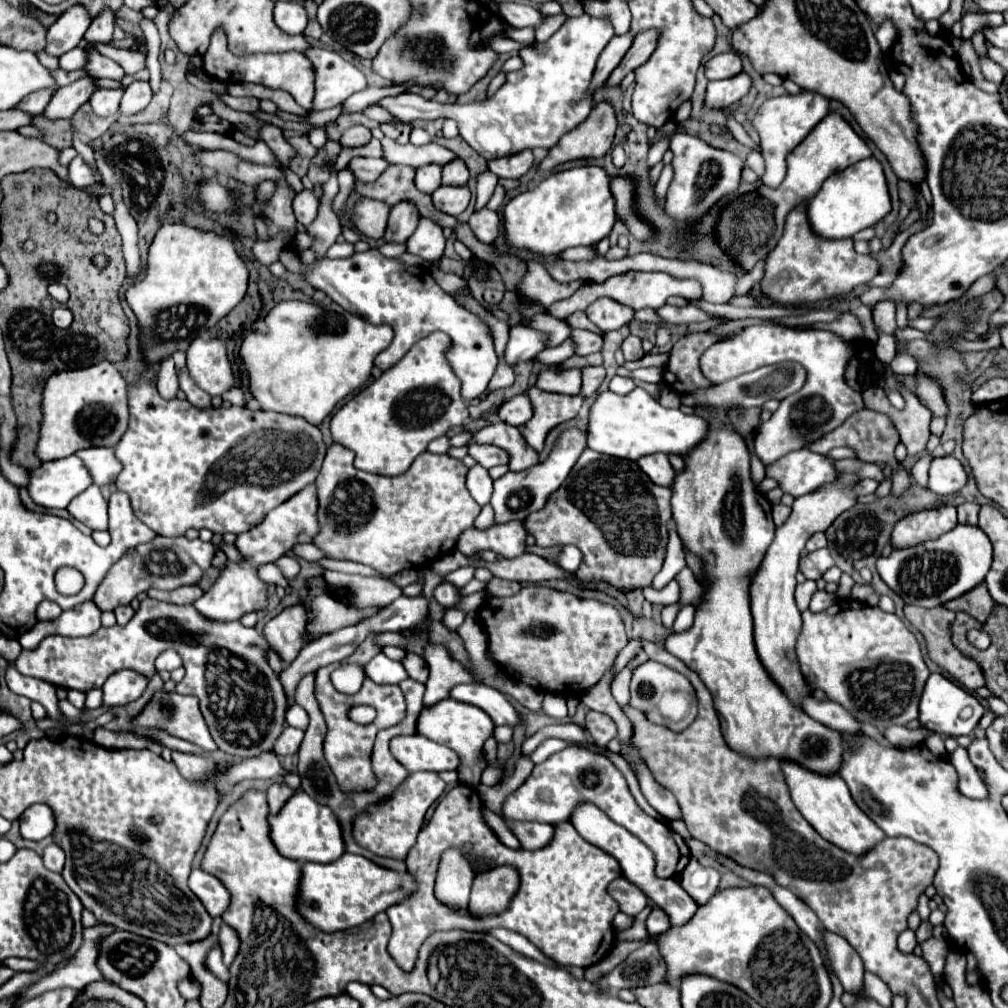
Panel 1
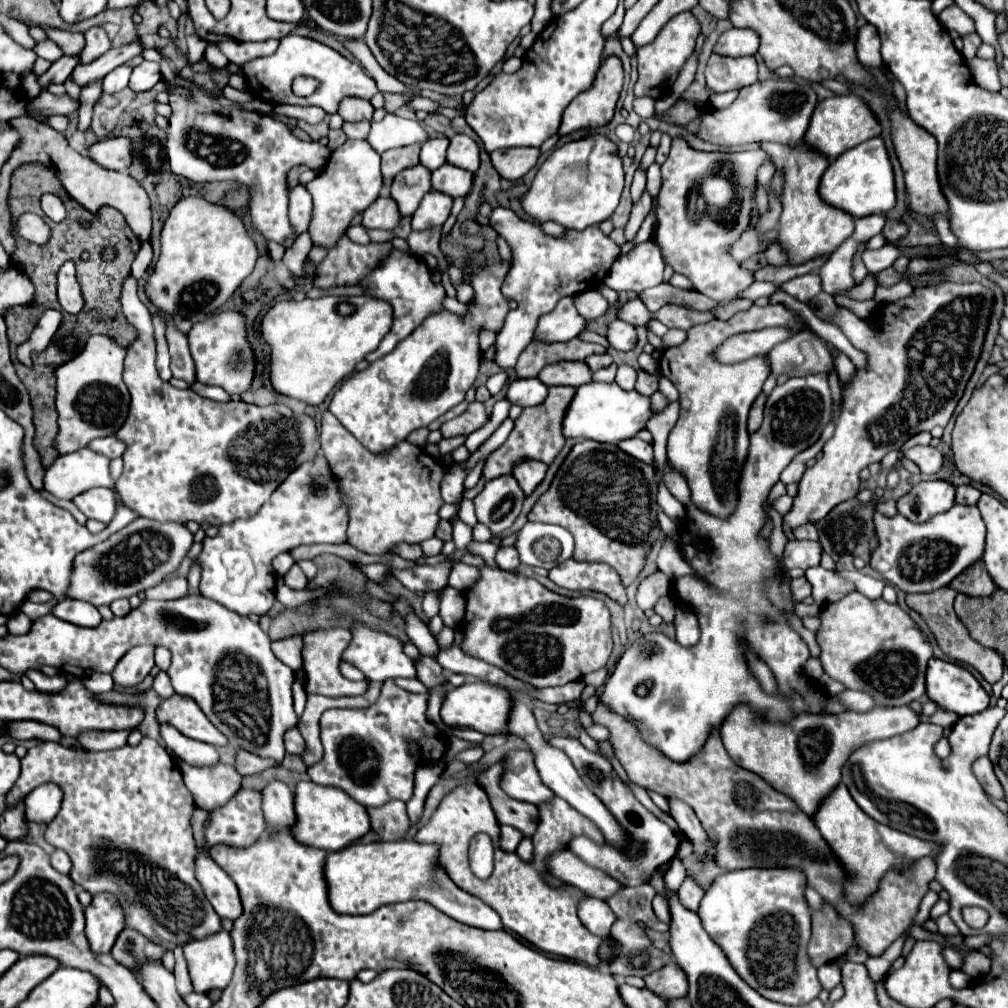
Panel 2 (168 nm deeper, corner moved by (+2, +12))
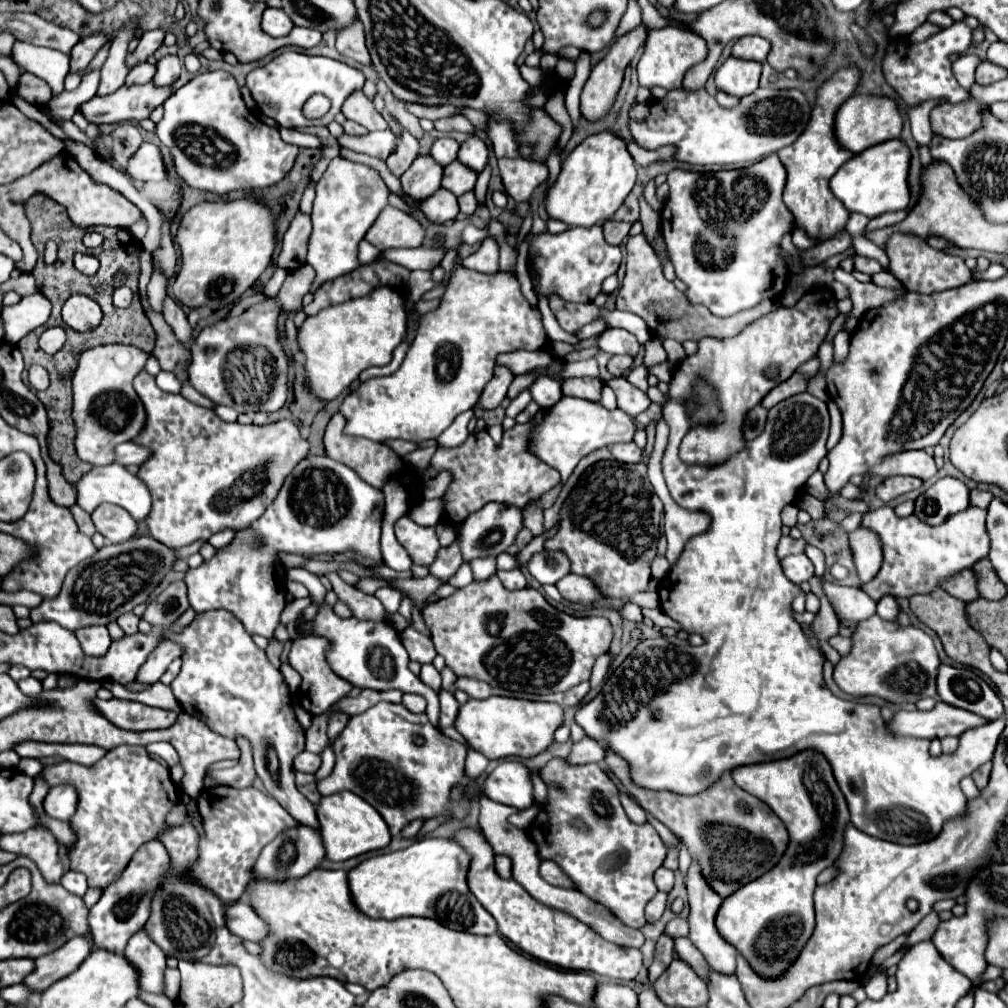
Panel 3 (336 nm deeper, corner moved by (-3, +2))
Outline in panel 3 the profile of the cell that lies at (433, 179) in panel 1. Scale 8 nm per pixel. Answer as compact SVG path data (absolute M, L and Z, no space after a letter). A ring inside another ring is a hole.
M441 138L431 148L431 156L439 166L449 166L449 162L457 160L457 152L459 144L453 138Z

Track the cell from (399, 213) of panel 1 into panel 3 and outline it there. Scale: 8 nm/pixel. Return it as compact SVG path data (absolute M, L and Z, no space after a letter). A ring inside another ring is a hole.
M421 156L403 172L401 186L403 192L419 204L441 188L441 176L443 168L431 156Z

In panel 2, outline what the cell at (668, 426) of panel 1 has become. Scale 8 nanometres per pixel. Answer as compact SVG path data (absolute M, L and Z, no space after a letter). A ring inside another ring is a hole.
M588 382L576 388L572 402L566 408L562 420L562 436L564 438L588 438L596 442L618 444L620 440L636 436L638 430L646 426L646 420L652 416L650 398L640 396L638 392L624 392L618 384L604 382Z

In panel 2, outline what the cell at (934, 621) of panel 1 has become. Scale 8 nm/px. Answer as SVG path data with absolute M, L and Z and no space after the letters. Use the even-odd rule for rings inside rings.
M944 586L936 592L928 592L928 594L906 594L906 604L926 620L926 624L930 626L930 630L936 636L936 642L938 642L938 646L942 648L944 654L948 654L954 660L960 660L960 662L974 666L984 676L984 680L988 680L990 684L996 684L1002 678L1002 658L996 650L986 648L986 646L982 646L982 644L978 644L970 638L966 626L960 624L960 620L956 618L956 612L952 608L956 594L958 592L954 588Z

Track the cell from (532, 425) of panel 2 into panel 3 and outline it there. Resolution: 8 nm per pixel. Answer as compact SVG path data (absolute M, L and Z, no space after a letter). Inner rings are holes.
M539 410L533 416L533 420L529 420L527 424L517 424L515 428L505 430L503 444L501 448L495 448L495 450L487 430L481 430L479 434L469 434L461 446L455 446L455 448L439 446L431 460L431 466L440 473L424 484L423 497L436 499L445 493L447 504L445 504L443 518L455 526L463 522L471 512L477 512L481 506L485 506L491 500L497 500L503 504L515 504L523 508L527 502L555 488L561 482L561 474L545 466L545 462L541 462L535 454L529 454L529 430L533 430L533 426L541 422L541 418L545 418L545 410ZM441 470L444 471L441 472ZM447 470L453 472L453 482L451 482L452 474ZM448 486L449 490L445 492Z

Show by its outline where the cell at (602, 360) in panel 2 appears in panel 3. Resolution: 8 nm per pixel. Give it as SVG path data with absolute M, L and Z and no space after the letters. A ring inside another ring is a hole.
M613 356L607 364L607 370L611 372L611 376L623 376L623 372L629 370L631 364L633 364L631 356Z

